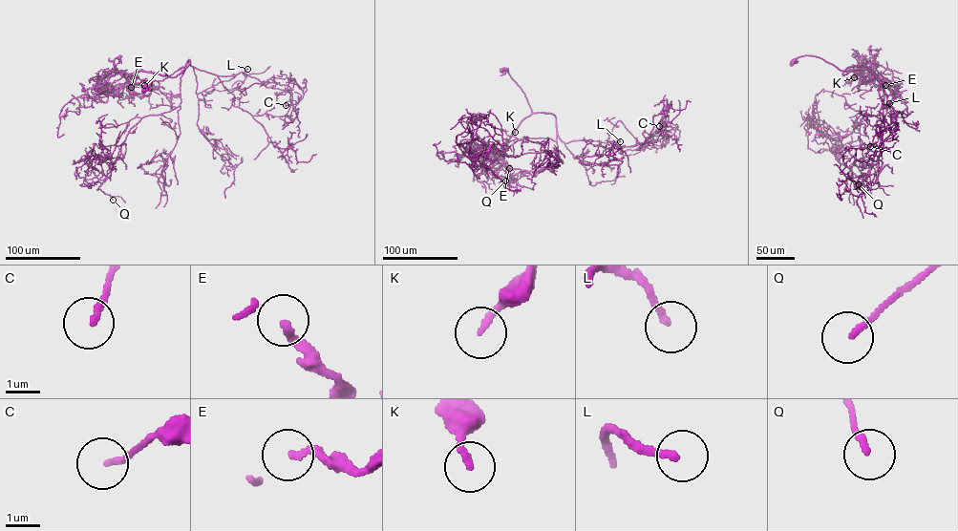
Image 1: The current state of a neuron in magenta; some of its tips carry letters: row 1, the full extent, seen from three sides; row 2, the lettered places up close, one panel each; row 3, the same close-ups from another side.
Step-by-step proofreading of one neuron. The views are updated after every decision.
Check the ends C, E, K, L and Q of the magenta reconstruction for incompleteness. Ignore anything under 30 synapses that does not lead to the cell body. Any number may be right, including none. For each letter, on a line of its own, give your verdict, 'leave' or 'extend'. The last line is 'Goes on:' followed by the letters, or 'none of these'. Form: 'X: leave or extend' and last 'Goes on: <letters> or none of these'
C: leave
E: leave
K: leave
L: extend
Q: leave
Goes on: L

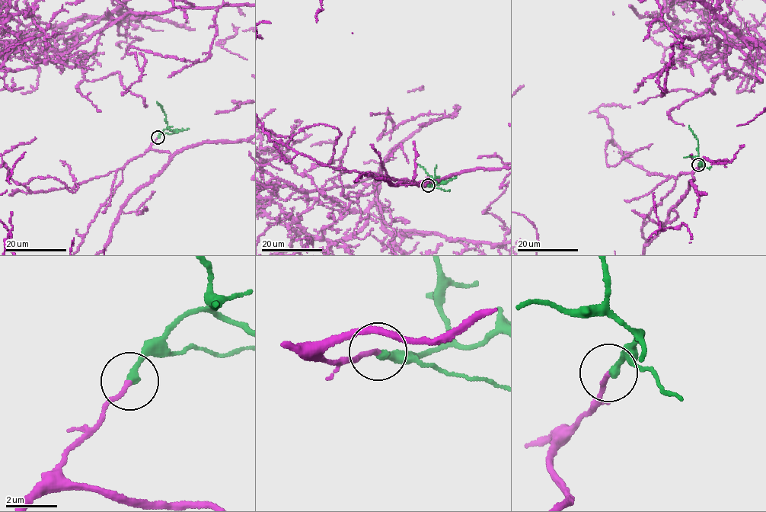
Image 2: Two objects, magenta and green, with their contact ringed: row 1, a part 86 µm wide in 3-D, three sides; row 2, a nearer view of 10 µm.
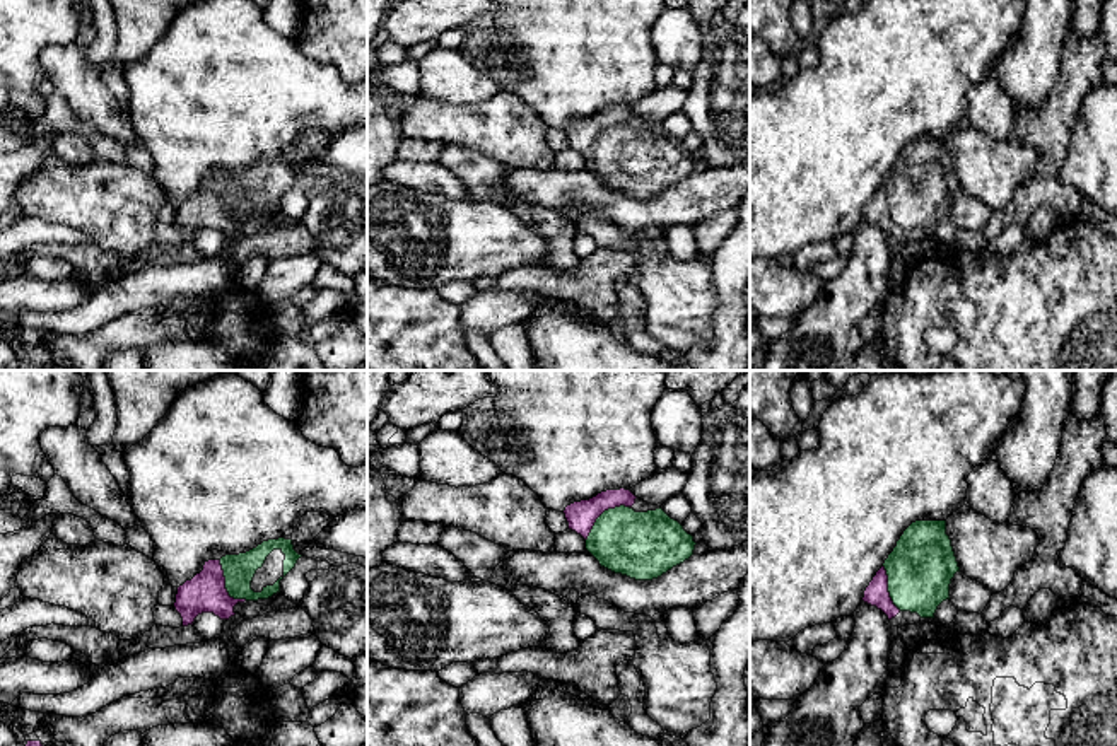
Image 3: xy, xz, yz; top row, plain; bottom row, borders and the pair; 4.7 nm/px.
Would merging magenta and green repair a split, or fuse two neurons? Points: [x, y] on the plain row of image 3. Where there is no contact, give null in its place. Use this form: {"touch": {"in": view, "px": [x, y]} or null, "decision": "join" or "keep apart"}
{"touch": {"in": "xz", "px": [602, 130]}, "decision": "join"}

